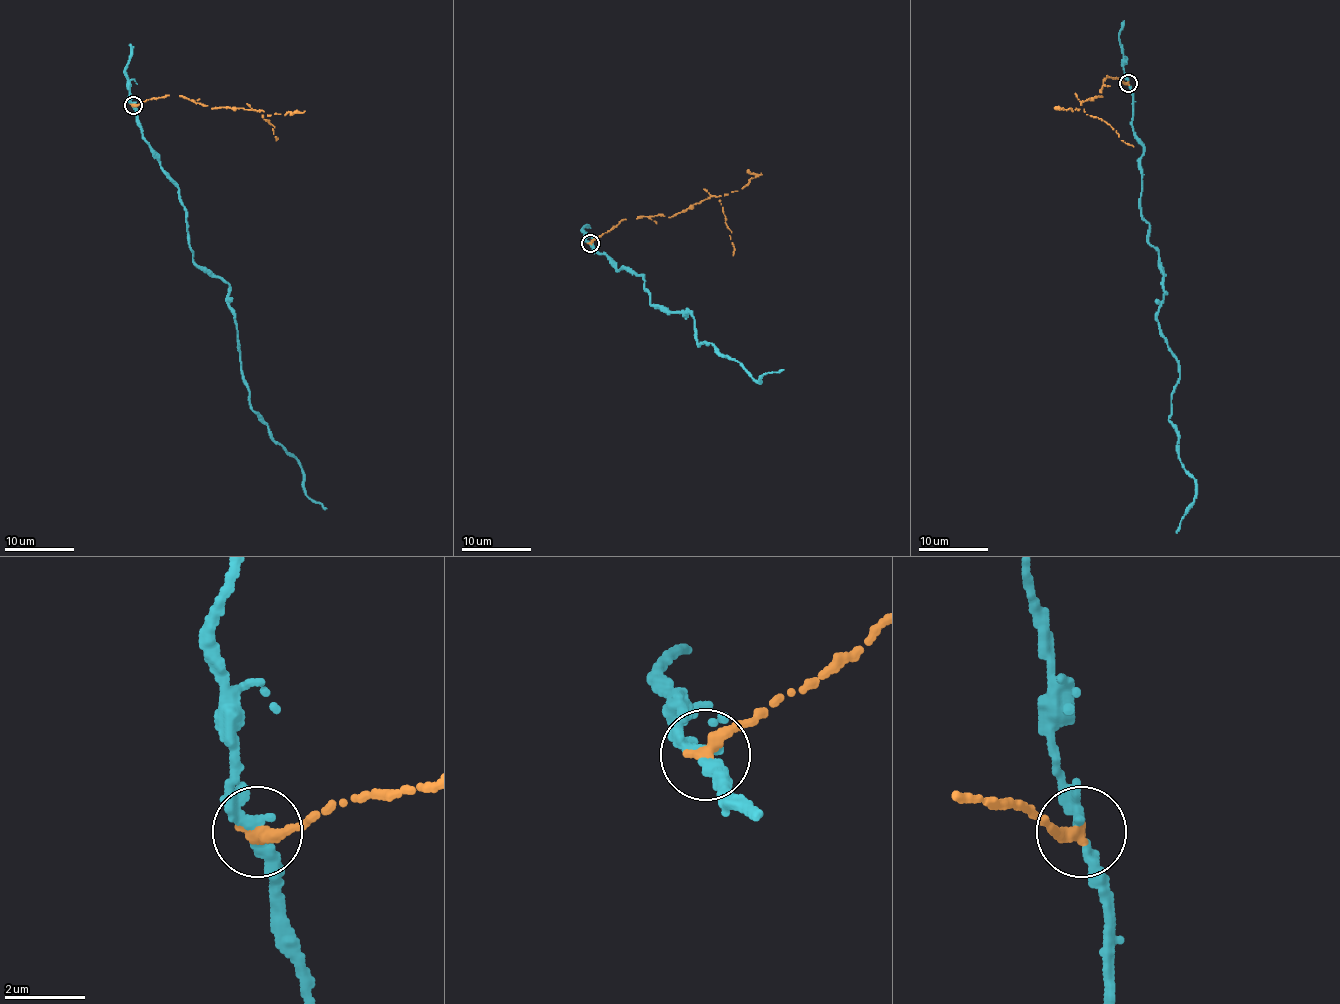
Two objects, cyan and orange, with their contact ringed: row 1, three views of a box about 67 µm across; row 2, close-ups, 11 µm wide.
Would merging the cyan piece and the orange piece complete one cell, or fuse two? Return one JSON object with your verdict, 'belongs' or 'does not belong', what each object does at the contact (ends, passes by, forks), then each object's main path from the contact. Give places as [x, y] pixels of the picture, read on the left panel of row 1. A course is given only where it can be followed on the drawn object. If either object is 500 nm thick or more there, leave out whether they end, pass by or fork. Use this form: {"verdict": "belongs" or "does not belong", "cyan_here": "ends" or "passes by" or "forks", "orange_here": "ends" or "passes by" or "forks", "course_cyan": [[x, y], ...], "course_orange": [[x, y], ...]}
{"verdict": "does not belong", "cyan_here": "passes by", "orange_here": "ends", "course_cyan": [[133, 104], [152, 154], [178, 189], [192, 259], [228, 284], [249, 407], [295, 458], [303, 491], [326, 509]], "course_orange": [[133, 104], [168, 94], [181, 95], [216, 107], [262, 110], [263, 119], [274, 126], [275, 141]]}

